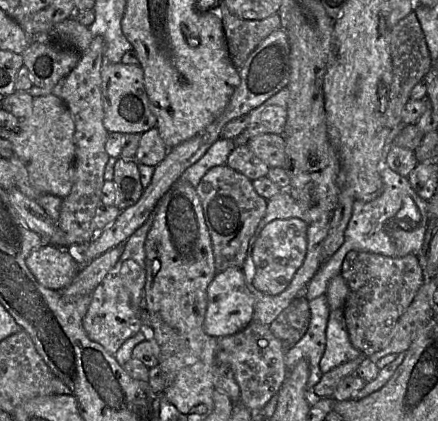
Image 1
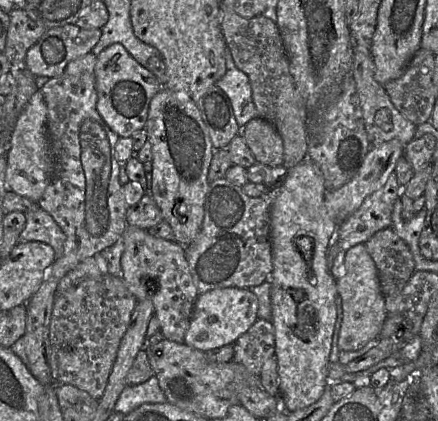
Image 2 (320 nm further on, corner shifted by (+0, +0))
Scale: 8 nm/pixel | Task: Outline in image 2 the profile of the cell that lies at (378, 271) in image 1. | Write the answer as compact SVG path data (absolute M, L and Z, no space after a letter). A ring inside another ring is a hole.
M391 227L376 232L365 247L378 271L386 312L392 313L399 305L406 283L415 272L413 255Z

